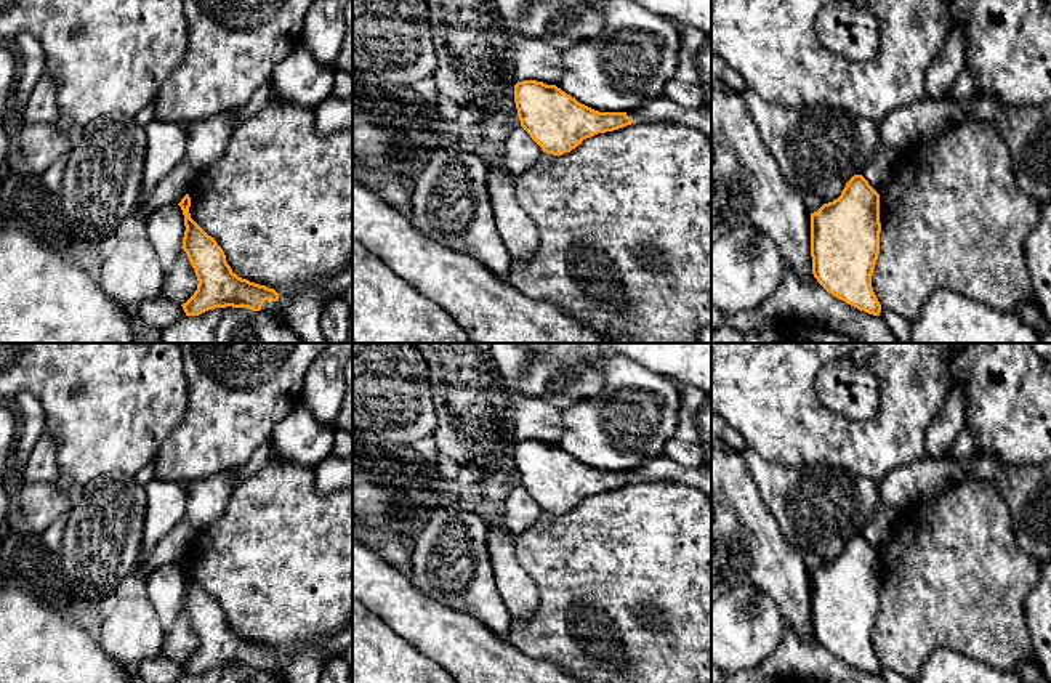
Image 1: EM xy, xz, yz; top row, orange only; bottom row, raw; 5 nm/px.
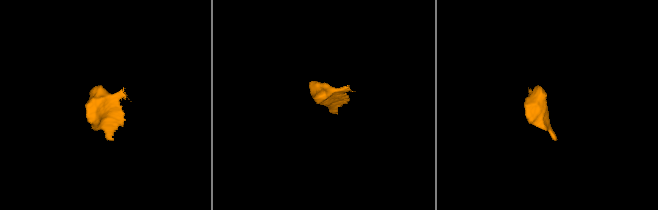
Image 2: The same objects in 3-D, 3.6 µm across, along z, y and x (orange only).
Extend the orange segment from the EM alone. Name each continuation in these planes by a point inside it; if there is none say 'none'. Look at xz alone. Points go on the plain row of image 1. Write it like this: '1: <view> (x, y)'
1: xz (662, 468)

